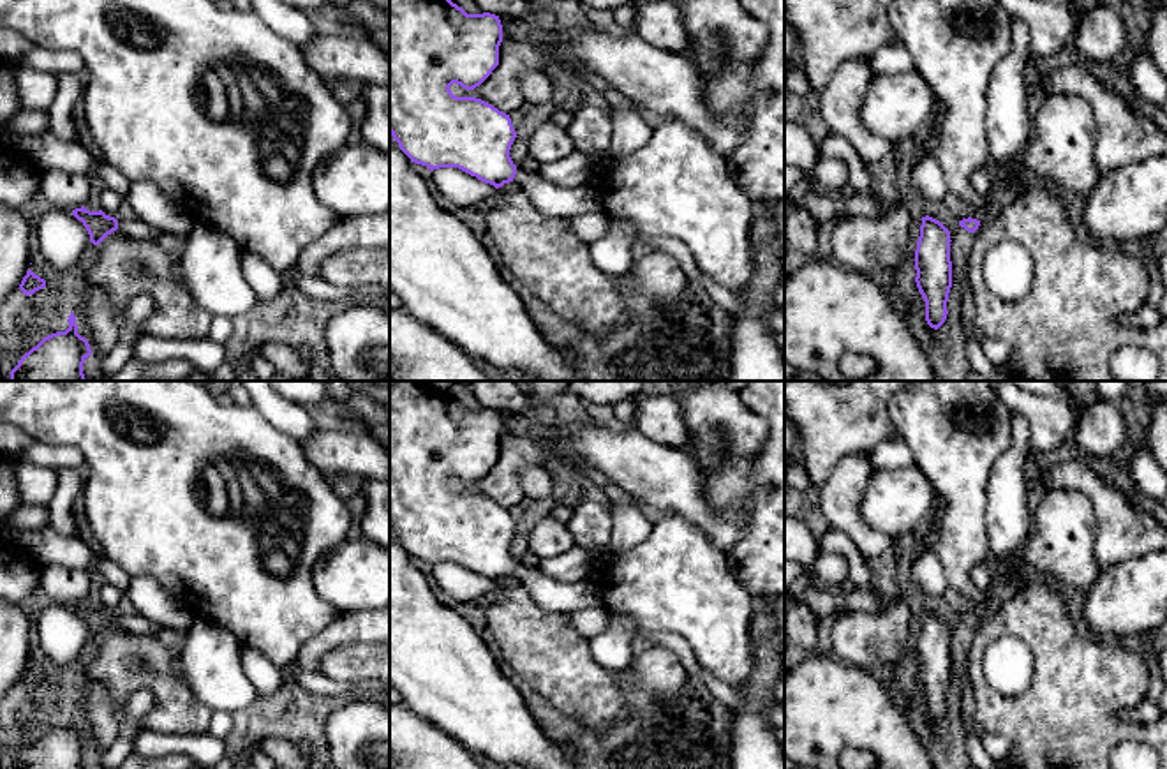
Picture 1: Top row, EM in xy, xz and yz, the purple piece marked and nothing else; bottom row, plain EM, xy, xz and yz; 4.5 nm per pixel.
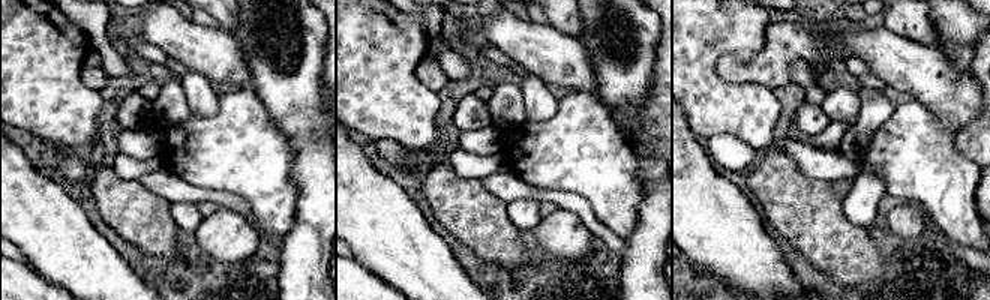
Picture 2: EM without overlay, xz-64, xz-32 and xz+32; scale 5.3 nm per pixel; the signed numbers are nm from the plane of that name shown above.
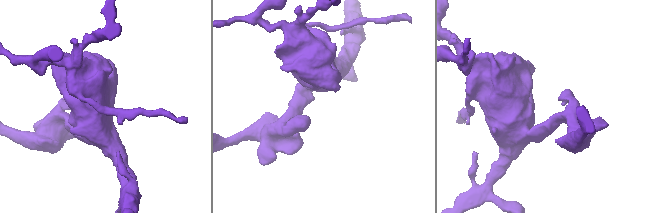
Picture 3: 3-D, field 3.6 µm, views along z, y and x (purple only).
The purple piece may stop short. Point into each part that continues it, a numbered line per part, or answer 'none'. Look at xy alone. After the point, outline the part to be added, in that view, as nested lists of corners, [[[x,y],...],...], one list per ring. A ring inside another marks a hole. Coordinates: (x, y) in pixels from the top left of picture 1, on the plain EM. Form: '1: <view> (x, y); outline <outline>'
1: xy (134, 623); outline [[[138,612],[118,616],[116,626],[122,631],[134,633],[134,635],[153,635],[155,631],[160,630],[153,621],[146,619],[145,616]]]

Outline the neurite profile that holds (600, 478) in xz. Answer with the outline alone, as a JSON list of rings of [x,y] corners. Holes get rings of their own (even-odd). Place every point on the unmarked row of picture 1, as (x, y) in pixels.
[[[575,459],[575,460],[564,462],[564,464],[568,464],[571,469],[575,469],[580,474],[587,476],[589,480],[592,480],[599,489],[605,489],[606,485],[613,483],[603,471],[587,466],[580,459]]]

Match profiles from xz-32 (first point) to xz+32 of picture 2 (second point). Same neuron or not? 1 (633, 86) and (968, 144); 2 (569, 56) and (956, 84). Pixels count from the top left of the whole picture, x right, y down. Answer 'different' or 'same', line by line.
1: different
2: same

